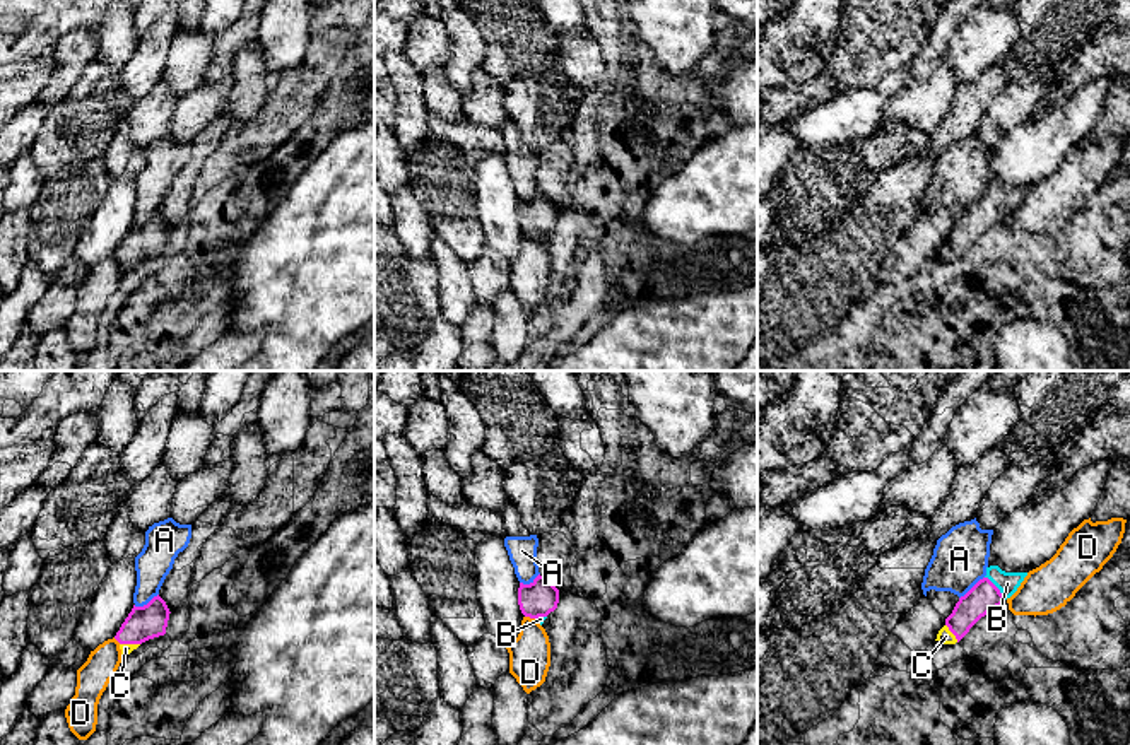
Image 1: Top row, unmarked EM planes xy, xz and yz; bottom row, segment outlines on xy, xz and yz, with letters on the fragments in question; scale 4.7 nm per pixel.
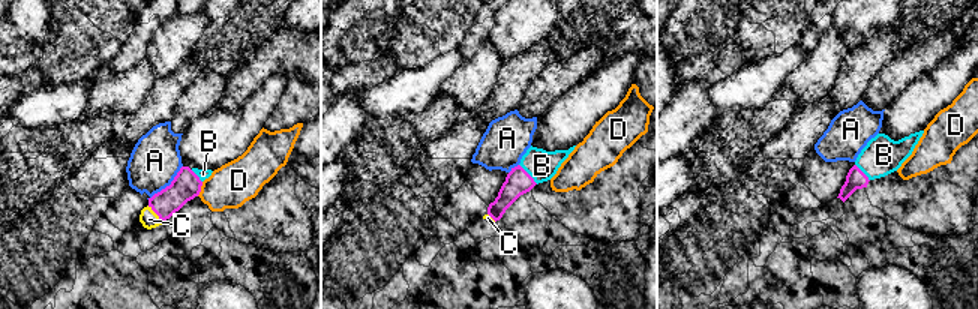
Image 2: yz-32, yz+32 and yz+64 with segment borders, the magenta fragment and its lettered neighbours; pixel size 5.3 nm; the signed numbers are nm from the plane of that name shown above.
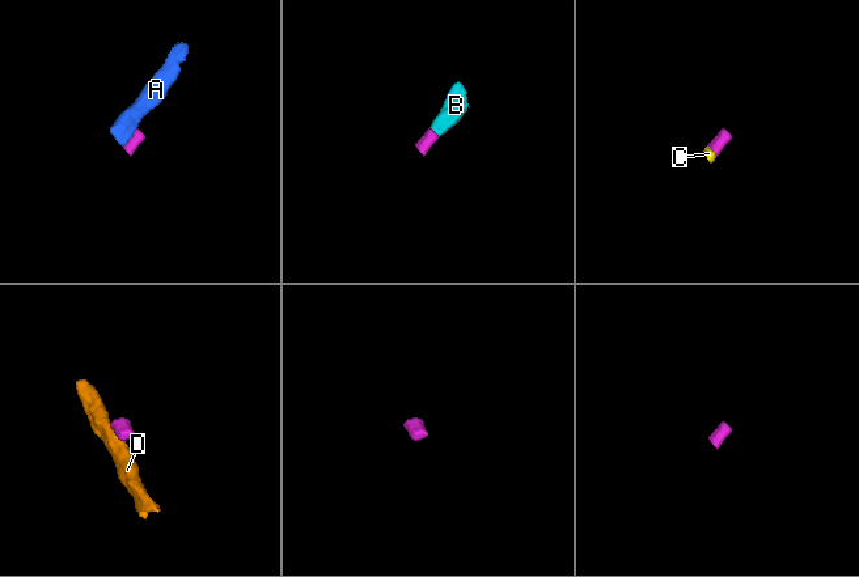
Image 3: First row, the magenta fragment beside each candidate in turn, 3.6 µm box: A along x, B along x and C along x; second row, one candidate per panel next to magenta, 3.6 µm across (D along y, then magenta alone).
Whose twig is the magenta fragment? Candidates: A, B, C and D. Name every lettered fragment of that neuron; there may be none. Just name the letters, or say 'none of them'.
B, C

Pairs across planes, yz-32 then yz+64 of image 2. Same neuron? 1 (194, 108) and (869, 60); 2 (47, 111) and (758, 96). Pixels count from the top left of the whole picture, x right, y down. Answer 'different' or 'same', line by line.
1: different
2: same

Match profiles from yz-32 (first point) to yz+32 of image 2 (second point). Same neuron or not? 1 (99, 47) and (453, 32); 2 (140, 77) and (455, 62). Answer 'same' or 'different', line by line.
1: same
2: different

